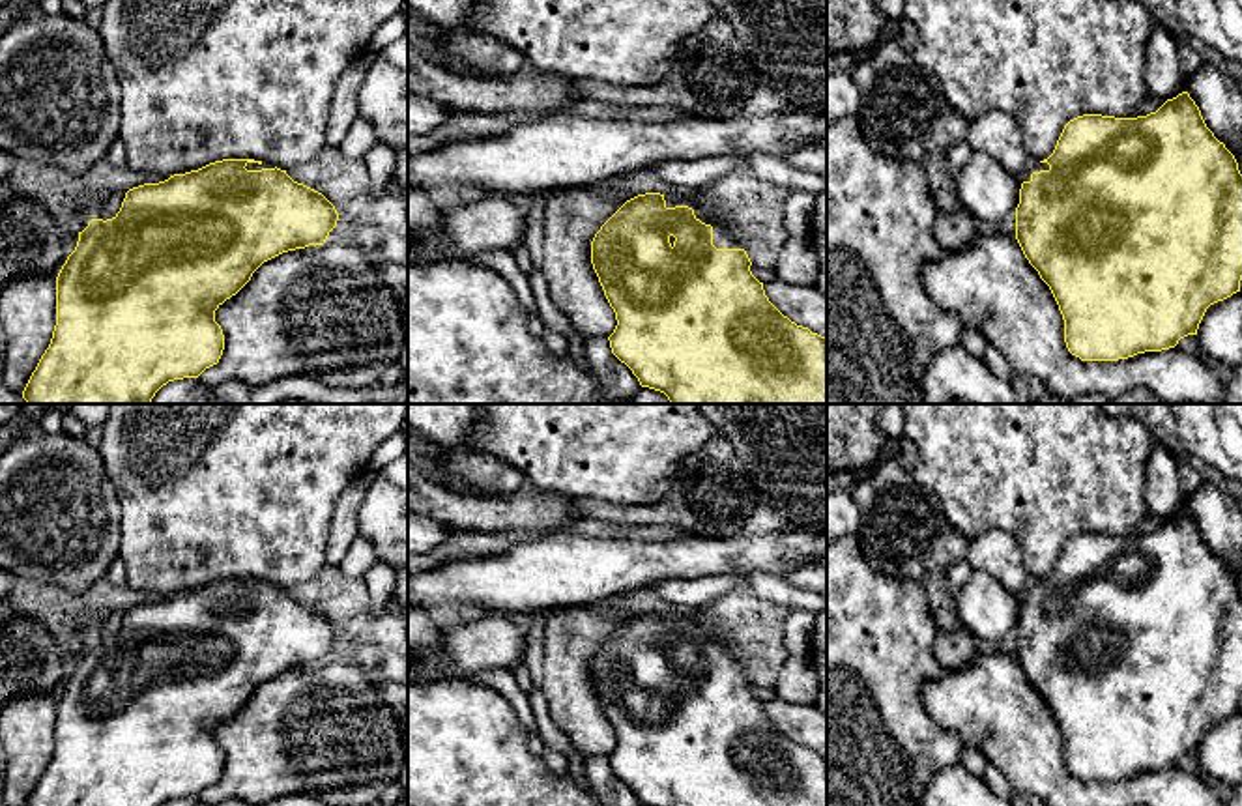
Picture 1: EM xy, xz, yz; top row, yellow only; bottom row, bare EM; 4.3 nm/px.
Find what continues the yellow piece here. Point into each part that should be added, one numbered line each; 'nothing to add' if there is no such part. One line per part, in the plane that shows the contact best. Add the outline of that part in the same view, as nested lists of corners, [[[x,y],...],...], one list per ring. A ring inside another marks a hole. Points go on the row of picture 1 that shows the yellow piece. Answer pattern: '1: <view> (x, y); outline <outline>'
1: xz (722, 236); outline [[[668,189],[664,193],[666,208],[675,208],[675,206],[688,206],[694,209],[696,219],[700,219],[705,224],[713,226],[713,245],[716,249],[744,249],[744,237],[739,226],[722,226],[722,224],[713,224],[709,223],[700,209],[692,204],[688,194],[679,189]]]

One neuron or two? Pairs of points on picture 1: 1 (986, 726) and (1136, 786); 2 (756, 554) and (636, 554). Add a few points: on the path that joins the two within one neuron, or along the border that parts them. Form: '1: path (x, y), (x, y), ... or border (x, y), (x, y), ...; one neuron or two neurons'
1: path (1024, 752), (1057, 786), (1098, 786); one neuron
2: path (726, 556), (666, 556); one neuron

